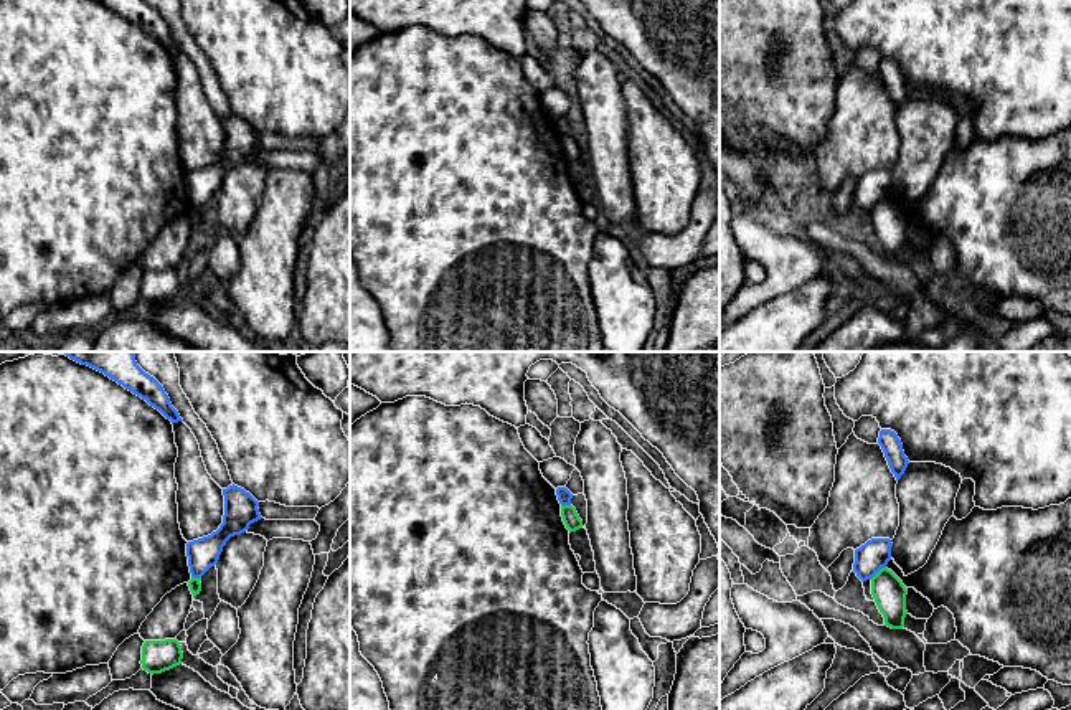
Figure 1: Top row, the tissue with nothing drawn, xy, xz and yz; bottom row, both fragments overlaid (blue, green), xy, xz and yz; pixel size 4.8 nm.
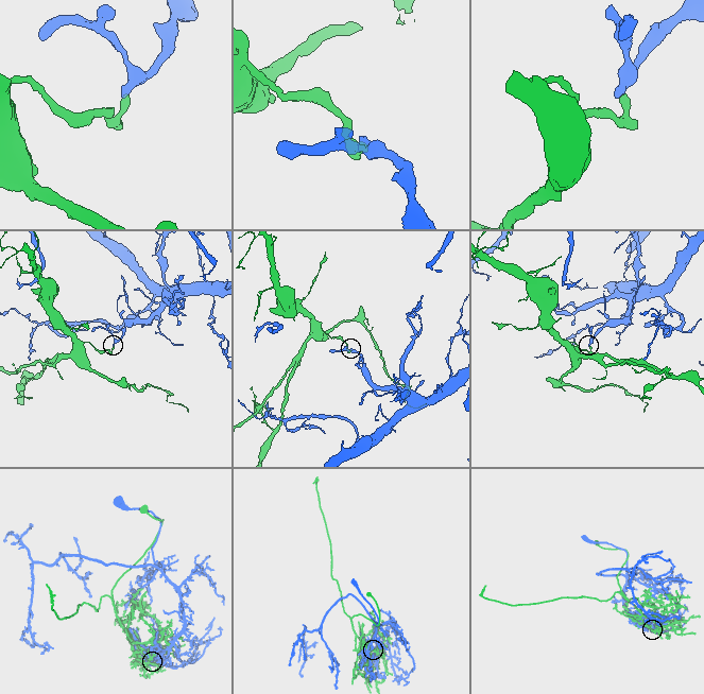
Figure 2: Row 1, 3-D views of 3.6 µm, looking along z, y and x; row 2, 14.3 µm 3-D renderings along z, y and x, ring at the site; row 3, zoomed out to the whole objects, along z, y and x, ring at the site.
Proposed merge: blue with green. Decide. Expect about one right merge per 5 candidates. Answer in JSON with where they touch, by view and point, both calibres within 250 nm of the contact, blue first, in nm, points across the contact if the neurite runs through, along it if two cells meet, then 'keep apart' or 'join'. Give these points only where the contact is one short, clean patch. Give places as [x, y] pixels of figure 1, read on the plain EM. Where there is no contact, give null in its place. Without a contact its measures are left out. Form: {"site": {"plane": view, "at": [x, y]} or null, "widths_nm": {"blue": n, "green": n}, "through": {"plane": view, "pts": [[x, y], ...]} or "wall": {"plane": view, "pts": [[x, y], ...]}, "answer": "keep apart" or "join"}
{"site": {"plane": "yz", "at": [877, 202]}, "widths_nm": {"blue": 150, "green": 160}, "wall": {"plane": "yz", "pts": [[885, 197], [870, 208]]}, "answer": "keep apart"}

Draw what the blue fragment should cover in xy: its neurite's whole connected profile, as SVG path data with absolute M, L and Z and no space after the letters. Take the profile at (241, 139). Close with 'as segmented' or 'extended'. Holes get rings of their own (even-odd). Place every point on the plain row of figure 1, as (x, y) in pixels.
M229 116L223 119L224 145L223 154L208 167L186 173L186 187L191 208L201 208L219 190L226 172L244 163L251 154L261 150L259 132L244 119Z; as segmented

